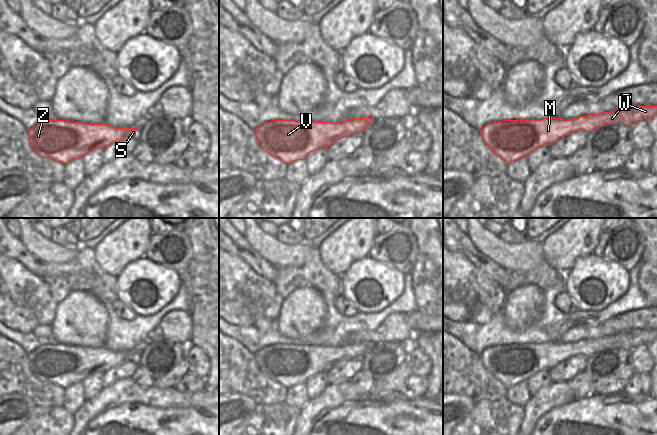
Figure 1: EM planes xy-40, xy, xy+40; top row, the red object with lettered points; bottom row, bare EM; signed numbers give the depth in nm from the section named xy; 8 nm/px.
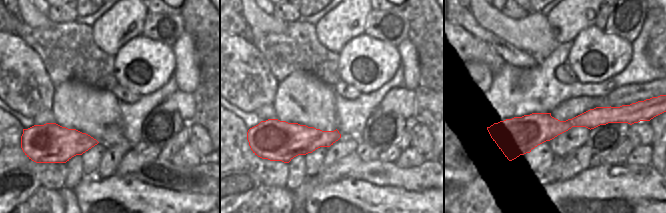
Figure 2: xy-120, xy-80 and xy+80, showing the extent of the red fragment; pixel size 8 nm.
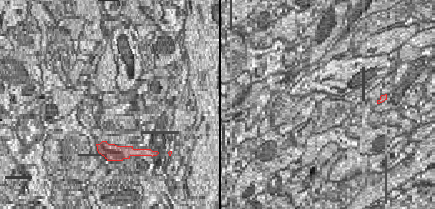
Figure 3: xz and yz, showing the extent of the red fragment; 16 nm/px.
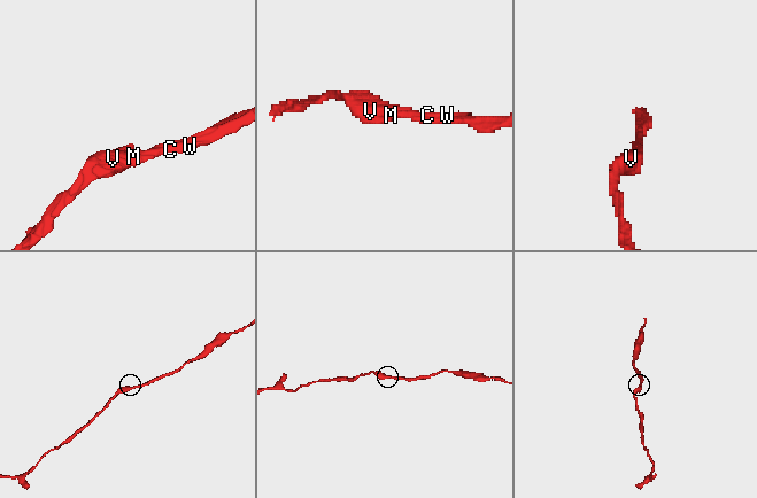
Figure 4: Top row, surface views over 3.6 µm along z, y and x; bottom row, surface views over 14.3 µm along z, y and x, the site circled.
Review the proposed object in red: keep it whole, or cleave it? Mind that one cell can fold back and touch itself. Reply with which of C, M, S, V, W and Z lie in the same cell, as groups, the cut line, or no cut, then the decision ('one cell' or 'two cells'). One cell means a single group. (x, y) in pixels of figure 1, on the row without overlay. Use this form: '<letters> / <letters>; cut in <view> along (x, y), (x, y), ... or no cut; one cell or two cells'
C M S V W Z; no cut; one cell

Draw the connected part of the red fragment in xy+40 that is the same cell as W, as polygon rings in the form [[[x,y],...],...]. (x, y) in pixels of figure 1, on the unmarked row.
[[[627,330],[611,336],[579,340],[571,344],[503,344],[491,346],[480,354],[486,370],[507,388],[527,381],[541,370],[549,370],[579,354],[591,356],[609,348],[633,350],[657,338],[657,330]]]

